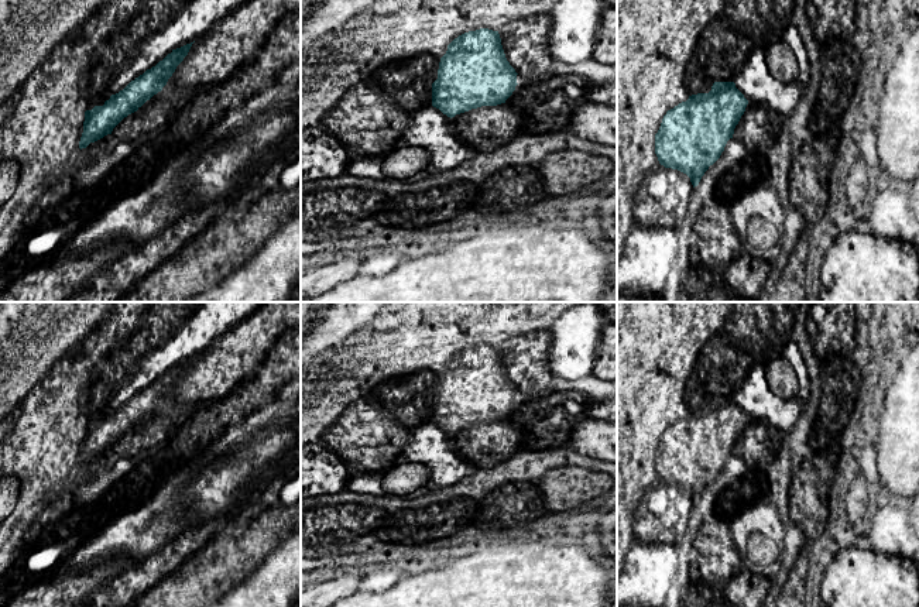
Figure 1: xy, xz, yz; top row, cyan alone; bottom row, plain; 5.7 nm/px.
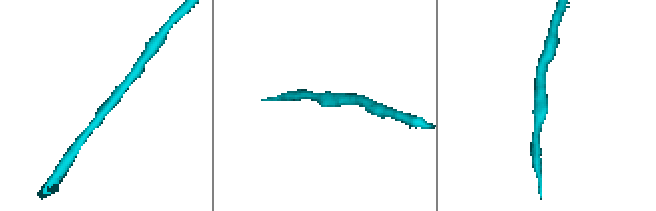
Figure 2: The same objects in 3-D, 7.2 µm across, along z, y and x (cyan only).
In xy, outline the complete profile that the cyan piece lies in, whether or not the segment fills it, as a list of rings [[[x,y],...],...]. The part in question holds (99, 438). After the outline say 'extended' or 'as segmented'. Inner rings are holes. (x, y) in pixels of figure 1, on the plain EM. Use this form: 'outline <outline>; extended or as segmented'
outline [[[193,359],[172,366],[162,377],[131,397],[123,407],[112,411],[103,422],[85,428],[83,449],[79,464],[112,450],[113,445],[128,431],[137,428],[147,416],[162,407],[176,383],[188,371]]]; as segmented

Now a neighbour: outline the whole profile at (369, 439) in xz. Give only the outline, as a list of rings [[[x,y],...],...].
[[[364,399],[353,401],[340,416],[323,432],[320,442],[342,460],[353,473],[387,471],[397,464],[398,456],[412,438],[414,429]]]

